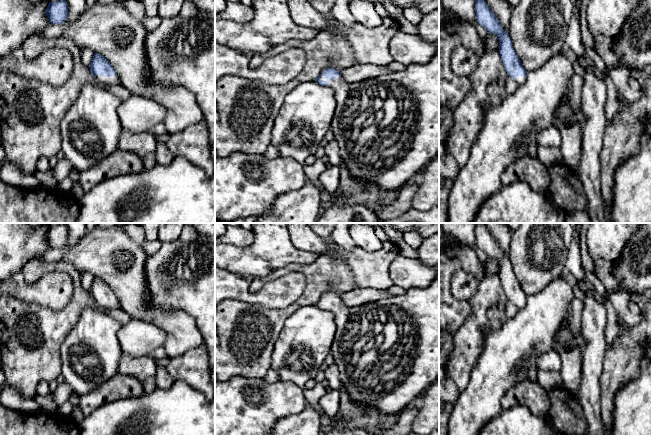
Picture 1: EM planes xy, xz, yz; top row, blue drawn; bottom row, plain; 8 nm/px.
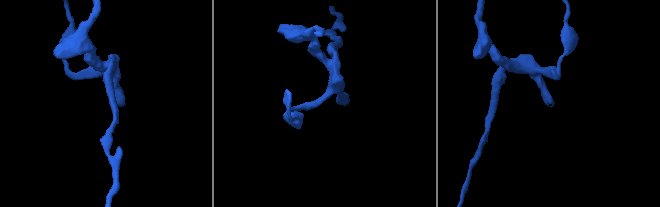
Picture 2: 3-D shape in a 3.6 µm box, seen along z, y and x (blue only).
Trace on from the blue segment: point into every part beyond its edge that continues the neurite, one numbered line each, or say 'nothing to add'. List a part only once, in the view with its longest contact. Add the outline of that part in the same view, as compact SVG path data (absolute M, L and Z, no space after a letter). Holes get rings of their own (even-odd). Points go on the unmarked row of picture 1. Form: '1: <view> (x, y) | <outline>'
1: xy (114, 303) | M97 299L95 302L99 306L104 307L104 308L120 308L120 304L117 299L112 299L110 301L104 301L102 299Z

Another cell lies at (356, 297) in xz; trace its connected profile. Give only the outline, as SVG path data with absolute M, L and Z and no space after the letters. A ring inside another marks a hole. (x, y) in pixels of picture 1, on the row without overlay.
M357 287L349 292L345 292L340 297L344 306L353 307L362 304L375 303L379 300L389 298L391 295L386 290Z

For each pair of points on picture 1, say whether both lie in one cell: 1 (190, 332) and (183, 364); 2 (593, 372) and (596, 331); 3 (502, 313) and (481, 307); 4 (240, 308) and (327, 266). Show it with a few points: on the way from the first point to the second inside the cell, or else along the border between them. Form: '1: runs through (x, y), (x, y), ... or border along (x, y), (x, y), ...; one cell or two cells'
1: border along (204, 343), (171, 358); two cells
2: runs through (593, 362), (595, 341); one cell
3: runs through (497, 309), (486, 307); one cell
4: runs through (264, 317), (282, 315), (312, 290); one cell

